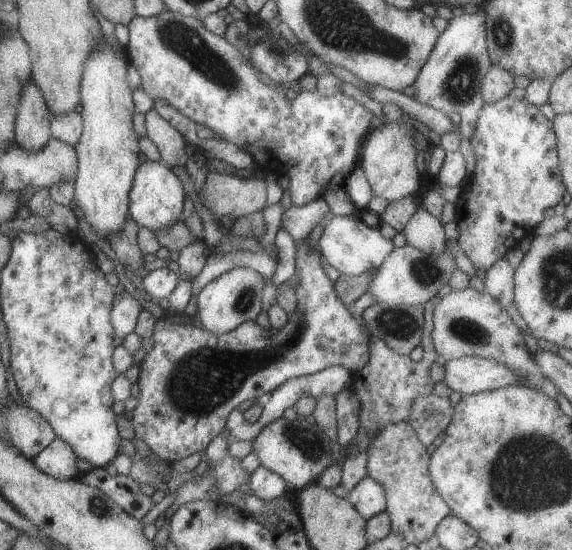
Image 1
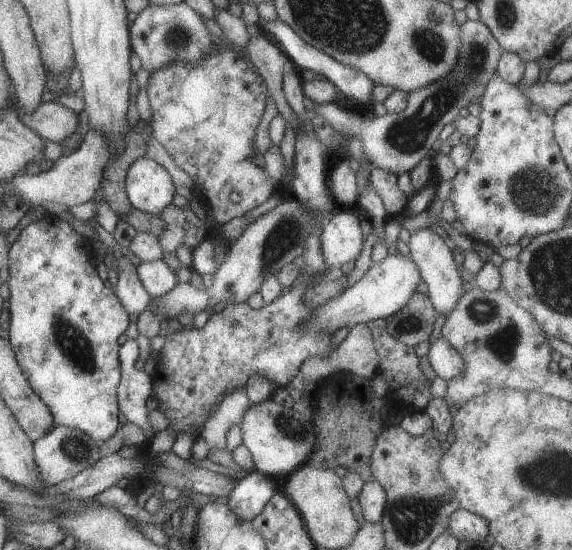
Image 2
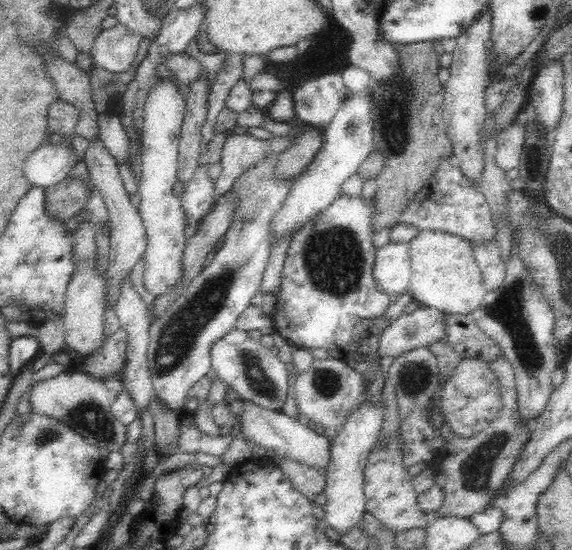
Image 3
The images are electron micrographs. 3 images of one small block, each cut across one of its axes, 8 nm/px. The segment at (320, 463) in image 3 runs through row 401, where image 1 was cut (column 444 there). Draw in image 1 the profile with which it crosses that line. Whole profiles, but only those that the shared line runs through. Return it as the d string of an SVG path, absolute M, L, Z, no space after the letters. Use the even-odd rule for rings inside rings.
M417 207L405 225L403 234L406 244L419 252L431 254L431 256L445 252L443 225L423 208Z

